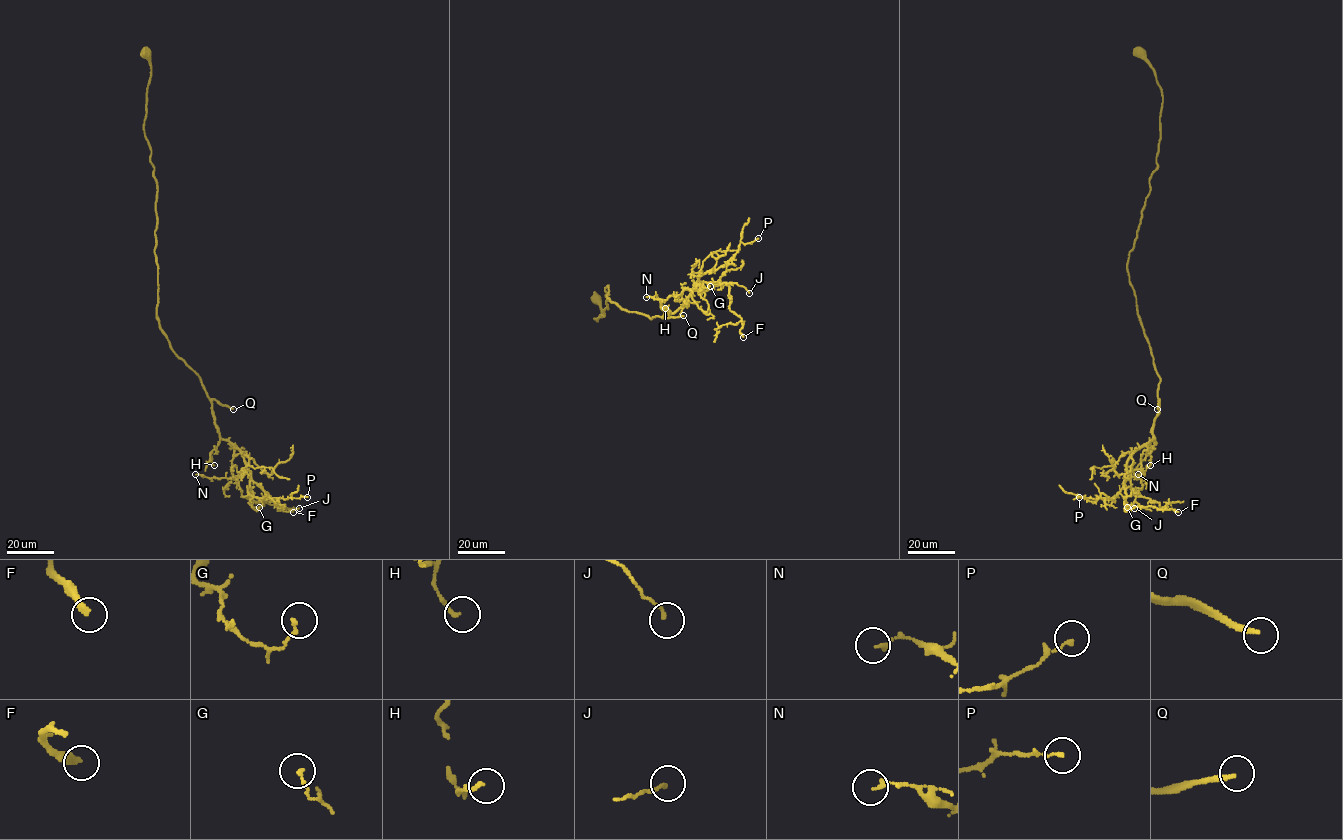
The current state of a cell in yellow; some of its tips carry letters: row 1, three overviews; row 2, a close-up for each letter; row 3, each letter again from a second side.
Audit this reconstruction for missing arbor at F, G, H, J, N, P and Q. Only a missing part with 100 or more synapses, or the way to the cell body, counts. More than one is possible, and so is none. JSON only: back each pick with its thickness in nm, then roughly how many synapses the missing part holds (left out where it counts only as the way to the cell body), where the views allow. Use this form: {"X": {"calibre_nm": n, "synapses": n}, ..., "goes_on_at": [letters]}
{"Q": {"calibre_nm": 200, "synapses": 250}, "goes_on_at": ["Q"]}

